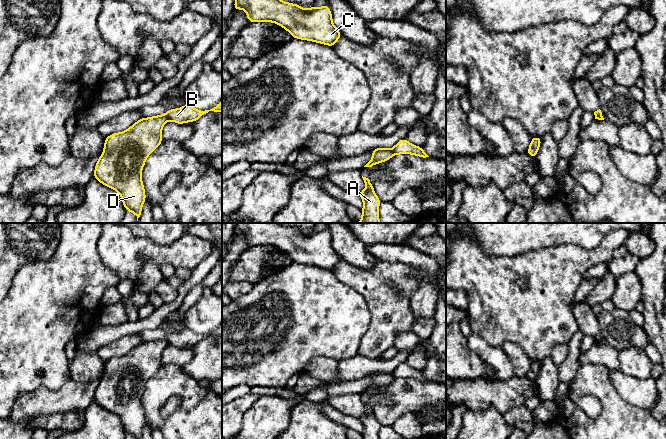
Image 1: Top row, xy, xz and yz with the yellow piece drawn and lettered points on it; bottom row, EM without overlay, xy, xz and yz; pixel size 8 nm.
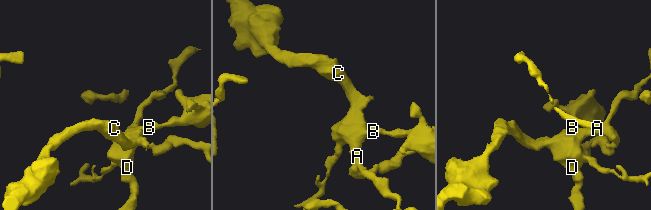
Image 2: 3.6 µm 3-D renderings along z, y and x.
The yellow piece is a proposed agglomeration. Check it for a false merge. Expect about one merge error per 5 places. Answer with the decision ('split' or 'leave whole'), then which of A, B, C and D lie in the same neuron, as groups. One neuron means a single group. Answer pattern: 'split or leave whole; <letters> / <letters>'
split; A C D / B

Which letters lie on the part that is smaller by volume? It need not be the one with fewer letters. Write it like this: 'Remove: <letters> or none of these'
Remove: B

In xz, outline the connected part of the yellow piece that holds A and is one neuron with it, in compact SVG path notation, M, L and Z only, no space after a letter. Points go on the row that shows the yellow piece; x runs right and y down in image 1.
M362 176L362 178L367 188L358 193L364 203L362 209L363 215L358 223L380 223L378 207L381 204L381 200L375 194L371 181L366 177Z

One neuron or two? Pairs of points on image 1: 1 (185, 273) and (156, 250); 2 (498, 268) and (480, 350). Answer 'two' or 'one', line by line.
1: two
2: two

